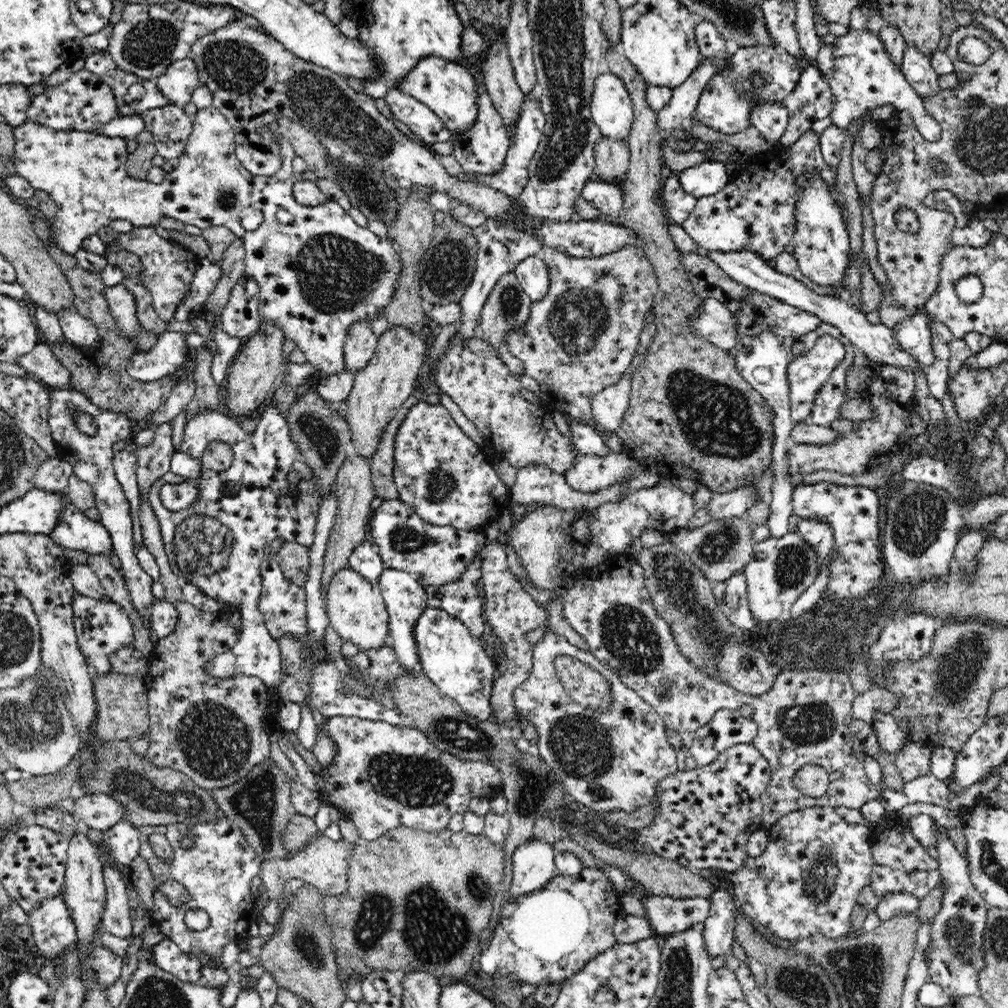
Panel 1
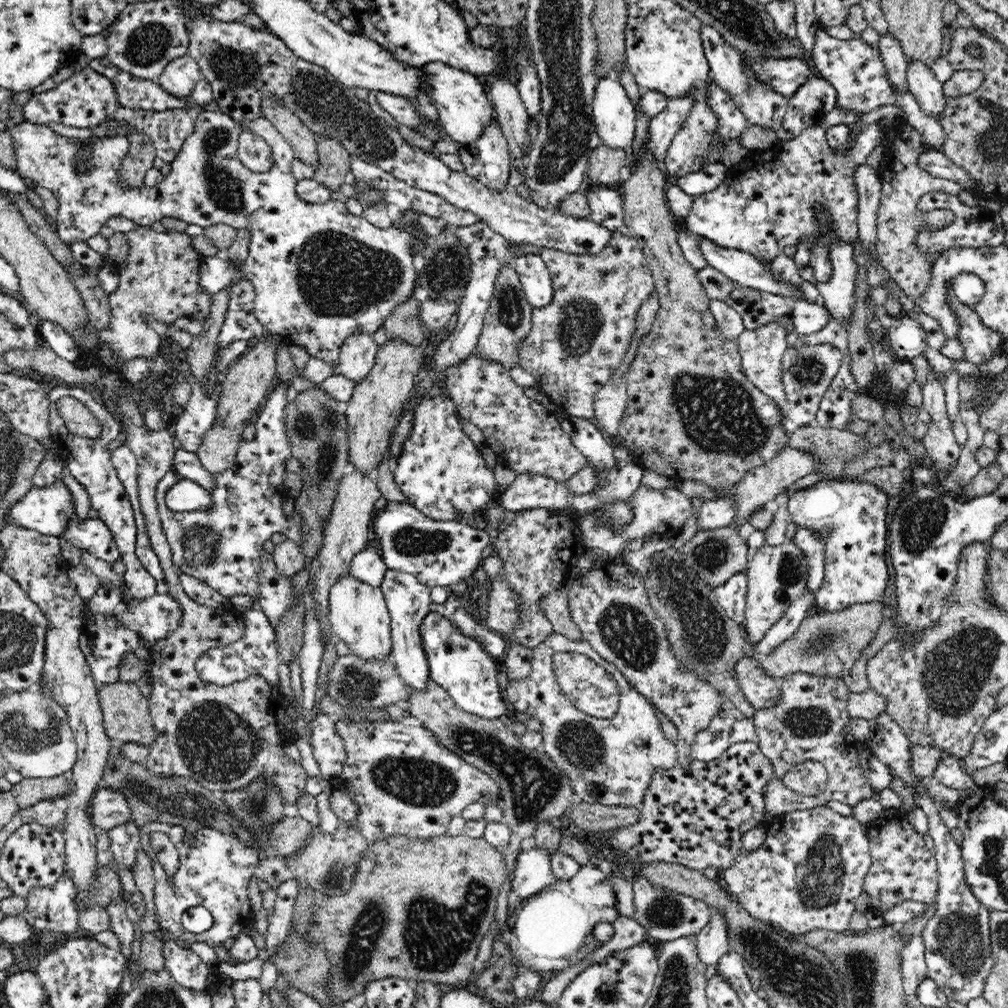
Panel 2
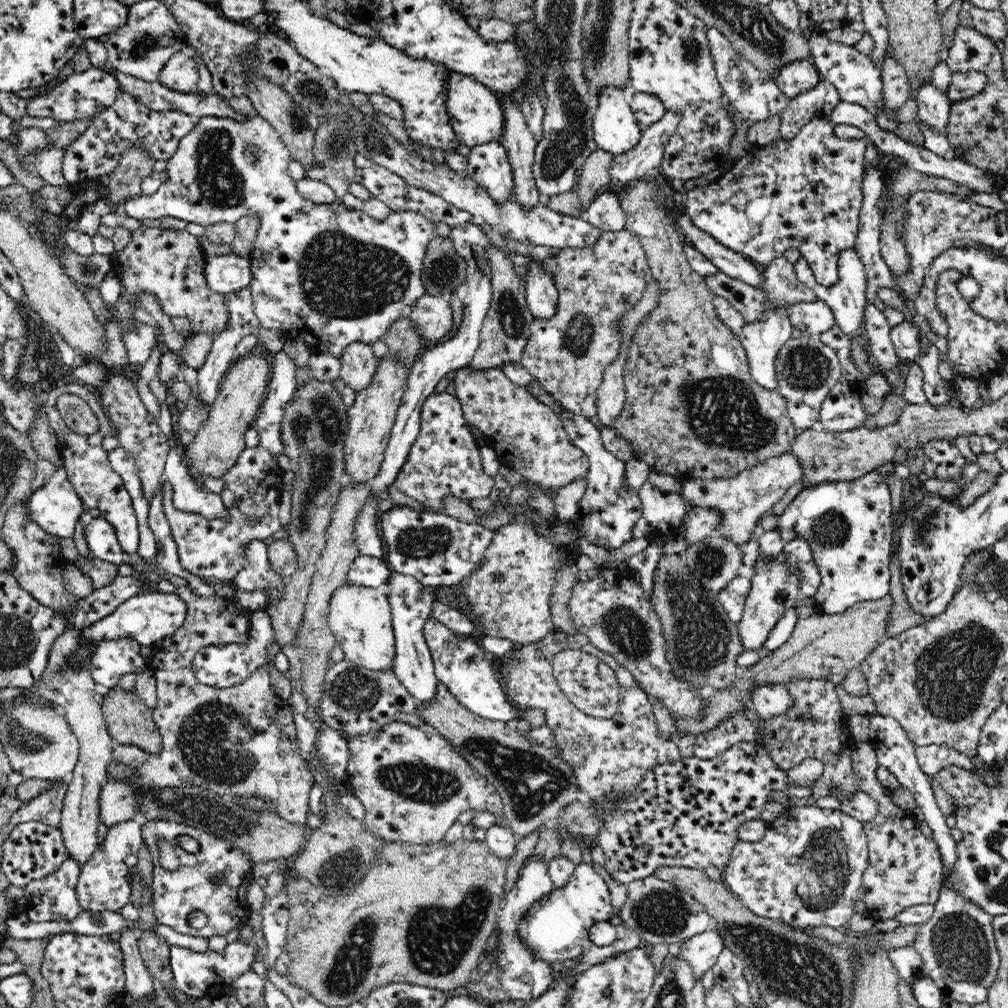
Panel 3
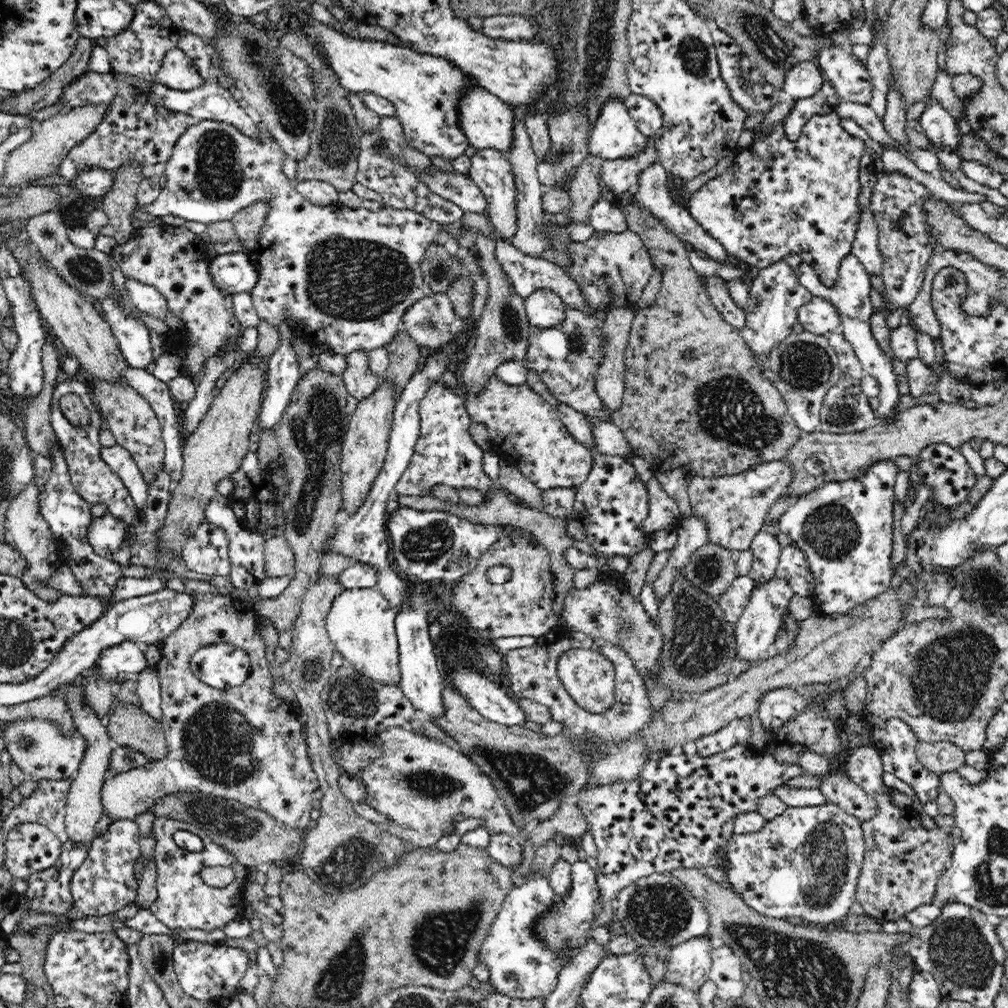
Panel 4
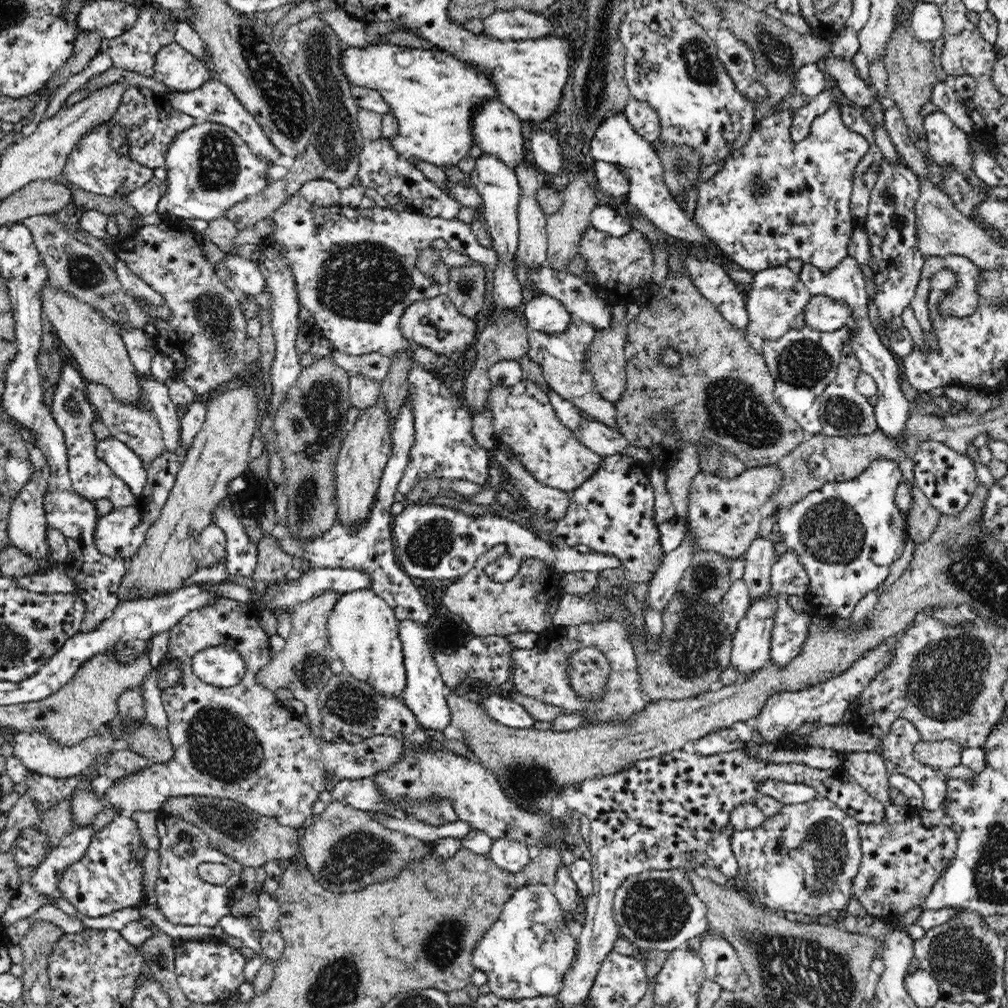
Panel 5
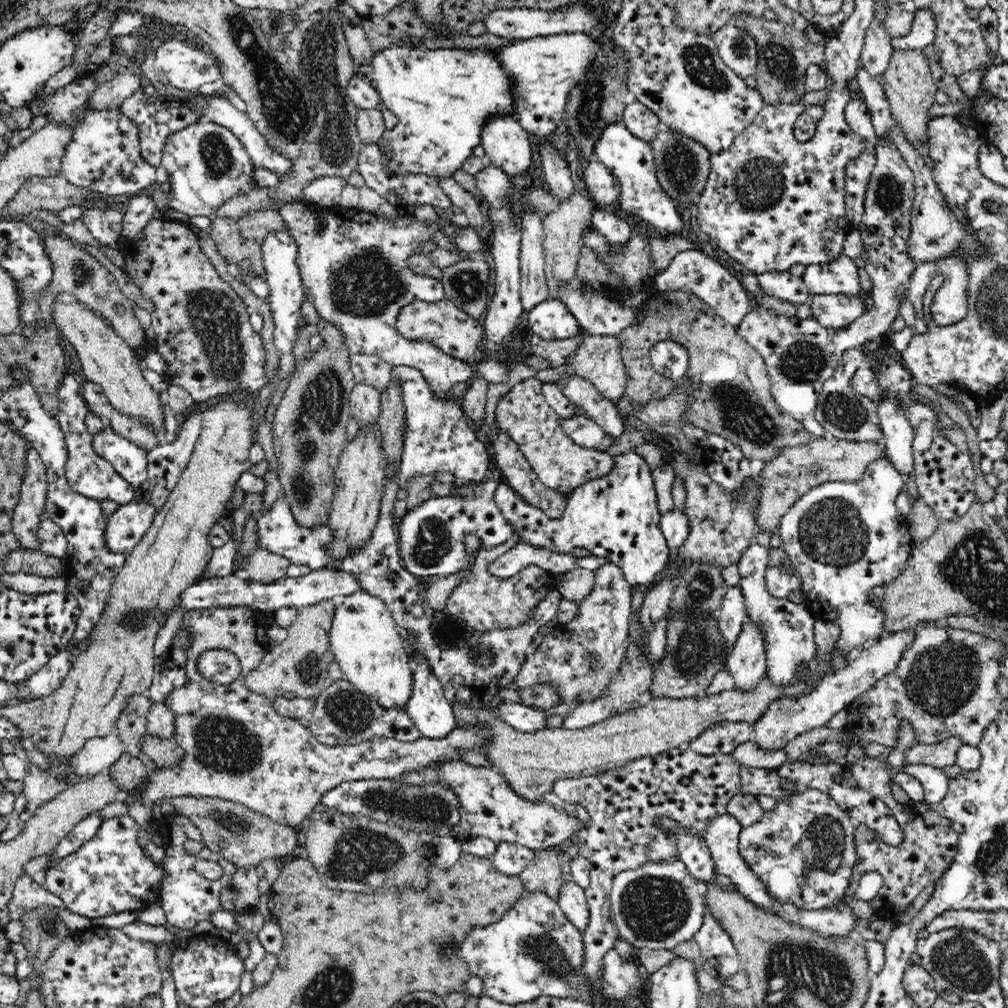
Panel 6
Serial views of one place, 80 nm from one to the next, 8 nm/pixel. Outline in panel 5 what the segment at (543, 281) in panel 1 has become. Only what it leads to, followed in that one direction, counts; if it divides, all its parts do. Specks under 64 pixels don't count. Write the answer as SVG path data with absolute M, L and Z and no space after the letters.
M546 293L524 302L522 311L530 331L536 330L543 334L562 334L570 328L572 315L559 300Z

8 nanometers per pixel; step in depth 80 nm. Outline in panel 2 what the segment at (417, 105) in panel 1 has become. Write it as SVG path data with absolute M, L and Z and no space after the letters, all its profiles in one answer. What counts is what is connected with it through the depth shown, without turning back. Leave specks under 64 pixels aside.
M378 91L372 95L372 100L390 113L399 124L403 124L408 128L414 128L415 132L420 132L426 138L435 142L437 134L431 130L431 126L421 126L419 118L417 118L417 110L411 108L411 104L405 98L394 96L394 94L383 93Z

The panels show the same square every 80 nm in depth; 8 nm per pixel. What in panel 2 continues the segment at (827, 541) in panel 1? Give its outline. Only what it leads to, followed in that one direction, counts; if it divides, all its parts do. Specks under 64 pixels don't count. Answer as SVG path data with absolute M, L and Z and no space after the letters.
M798 526L792 544L796 545L802 554L806 555L806 565L808 565L806 590L816 592L824 580L823 542L813 532Z

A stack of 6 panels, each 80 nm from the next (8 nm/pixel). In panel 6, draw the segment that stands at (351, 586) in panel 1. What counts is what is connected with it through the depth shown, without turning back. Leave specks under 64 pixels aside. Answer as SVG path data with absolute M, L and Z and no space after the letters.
M364 590L345 596L342 604L336 607L329 641L334 660L356 693L384 710L405 710L413 696L414 674L405 650L404 635L390 609L379 598Z

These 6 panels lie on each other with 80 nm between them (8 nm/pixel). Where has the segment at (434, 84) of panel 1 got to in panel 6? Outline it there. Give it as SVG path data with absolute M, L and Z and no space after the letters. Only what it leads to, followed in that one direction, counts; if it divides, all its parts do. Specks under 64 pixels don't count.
M510 116L492 118L482 130L481 145L485 150L485 160L494 165L495 168L503 169L510 180L514 180L518 174L524 174L532 162L532 148L528 132L516 118L510 118Z

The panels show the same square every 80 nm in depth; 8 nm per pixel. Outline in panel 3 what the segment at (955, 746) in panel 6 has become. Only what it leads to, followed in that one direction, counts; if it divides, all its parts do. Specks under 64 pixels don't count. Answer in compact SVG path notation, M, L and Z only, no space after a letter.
M930 744L916 747L915 753L922 772L928 776L934 776L945 766L966 769L975 768L970 757L945 745Z

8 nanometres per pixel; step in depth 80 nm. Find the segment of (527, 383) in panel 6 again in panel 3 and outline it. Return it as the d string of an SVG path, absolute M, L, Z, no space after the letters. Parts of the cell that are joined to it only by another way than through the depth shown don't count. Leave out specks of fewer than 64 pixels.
M467 367L456 369L452 386L465 419L487 439L501 466L515 469L524 479L546 489L559 489L570 482L587 478L589 458L574 446L559 415L538 401L525 387L510 381L502 367L486 371Z

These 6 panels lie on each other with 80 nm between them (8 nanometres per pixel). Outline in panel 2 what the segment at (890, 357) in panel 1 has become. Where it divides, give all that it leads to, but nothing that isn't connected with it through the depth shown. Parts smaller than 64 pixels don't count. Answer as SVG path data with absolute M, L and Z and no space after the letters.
M698 236L700 249L709 266L722 272L740 286L761 290L782 297L803 300L800 287L788 281L779 281L769 270L767 263L758 261L746 251L720 247L709 239Z

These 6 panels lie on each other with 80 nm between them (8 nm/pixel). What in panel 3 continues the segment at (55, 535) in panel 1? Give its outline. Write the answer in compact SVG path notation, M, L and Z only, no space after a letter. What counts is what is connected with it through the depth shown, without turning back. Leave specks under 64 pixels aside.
M96 517L84 527L84 538L89 546L91 554L106 562L120 564L144 565L145 560L134 552L128 554L119 545L114 527L105 519Z

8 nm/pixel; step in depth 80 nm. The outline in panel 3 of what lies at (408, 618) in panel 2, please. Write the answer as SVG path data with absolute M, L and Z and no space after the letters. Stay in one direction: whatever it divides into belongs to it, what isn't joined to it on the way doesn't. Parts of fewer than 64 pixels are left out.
M391 571L388 578L388 589L385 591L393 613L392 624L396 654L393 658L392 671L407 693L415 699L416 705L428 706L430 702L434 702L434 696L436 696L436 690L440 684L423 631L425 622L430 618L433 610L434 599L417 578L396 571Z

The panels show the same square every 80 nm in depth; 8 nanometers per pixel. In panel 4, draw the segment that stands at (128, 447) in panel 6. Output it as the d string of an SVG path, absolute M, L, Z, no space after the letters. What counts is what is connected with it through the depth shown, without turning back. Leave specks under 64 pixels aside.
M118 444L108 446L108 448L101 446L100 455L102 455L102 460L106 462L110 469L118 474L122 483L129 490L133 501L137 505L137 511L144 508L146 506L148 484L129 450Z

